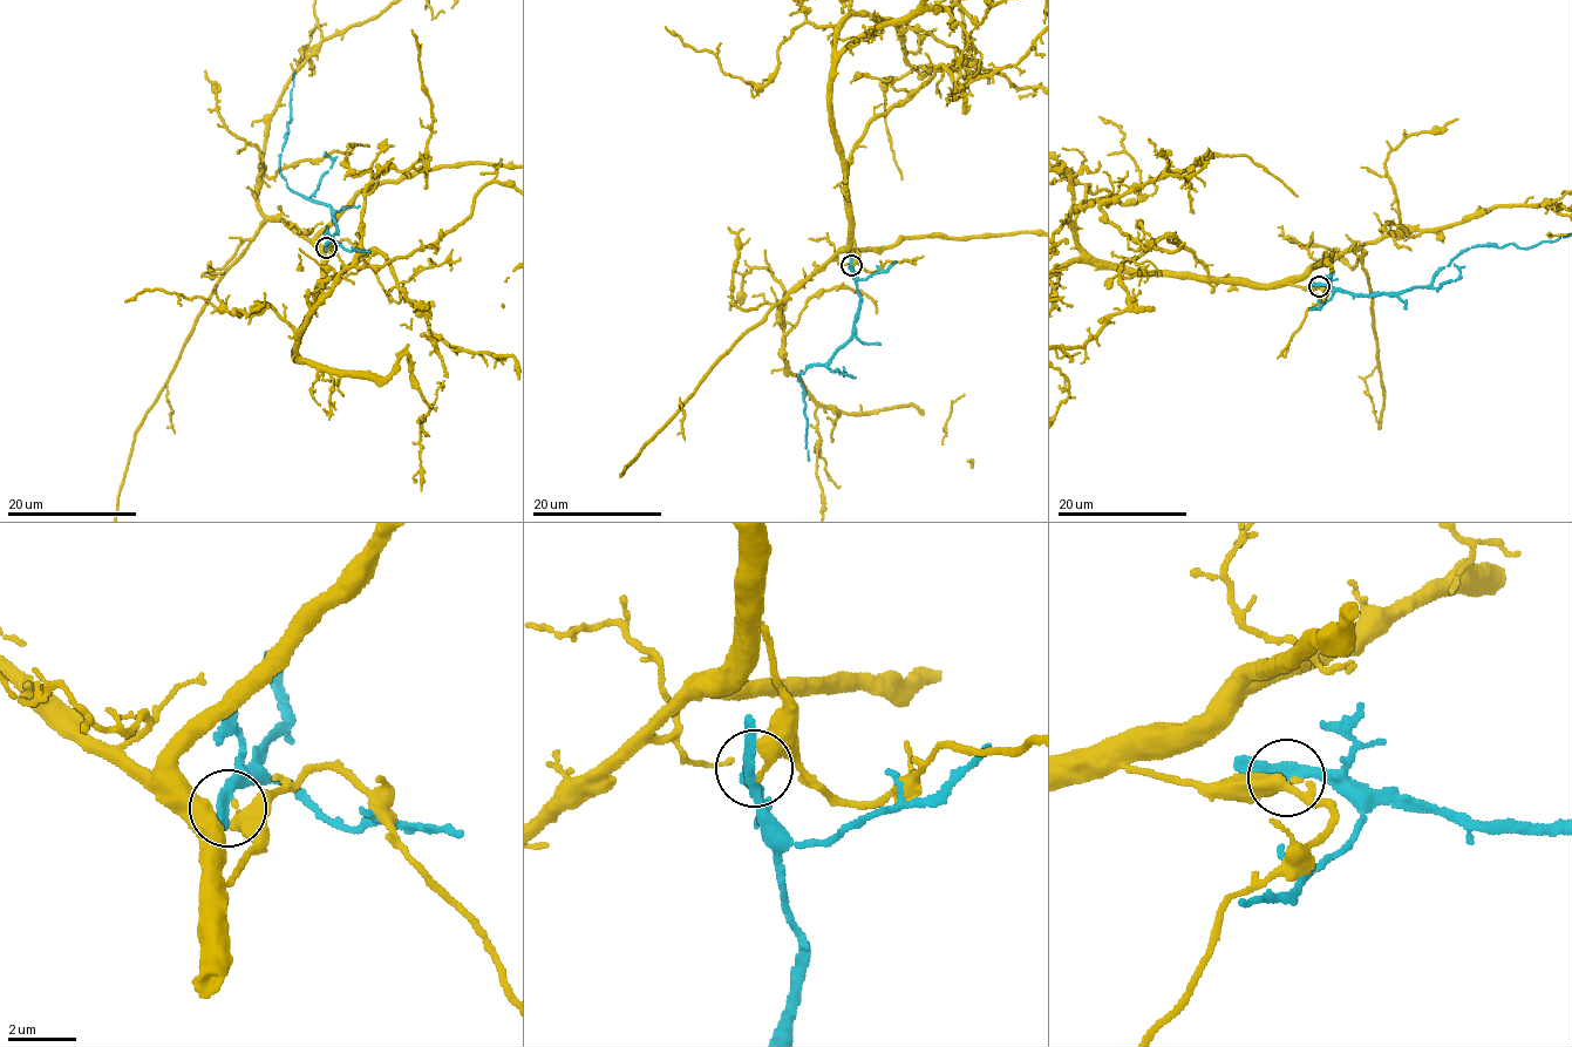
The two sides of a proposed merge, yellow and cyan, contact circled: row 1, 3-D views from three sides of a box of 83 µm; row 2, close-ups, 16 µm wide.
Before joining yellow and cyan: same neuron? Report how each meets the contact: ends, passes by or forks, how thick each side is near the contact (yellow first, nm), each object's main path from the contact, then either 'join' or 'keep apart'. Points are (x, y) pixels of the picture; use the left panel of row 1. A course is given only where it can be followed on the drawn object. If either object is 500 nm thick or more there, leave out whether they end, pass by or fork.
yellow ends; cyan passes by; calibres 280 and 260 nm; course yellow (327, 247), (328, 258), (281, 222), (265, 222), (217, 284), (135, 435), (117, 497); course cyan (326, 247), (338, 231), (333, 210), (290, 189), (279, 171), (287, 121), (291, 122), (295, 72); keep apart

